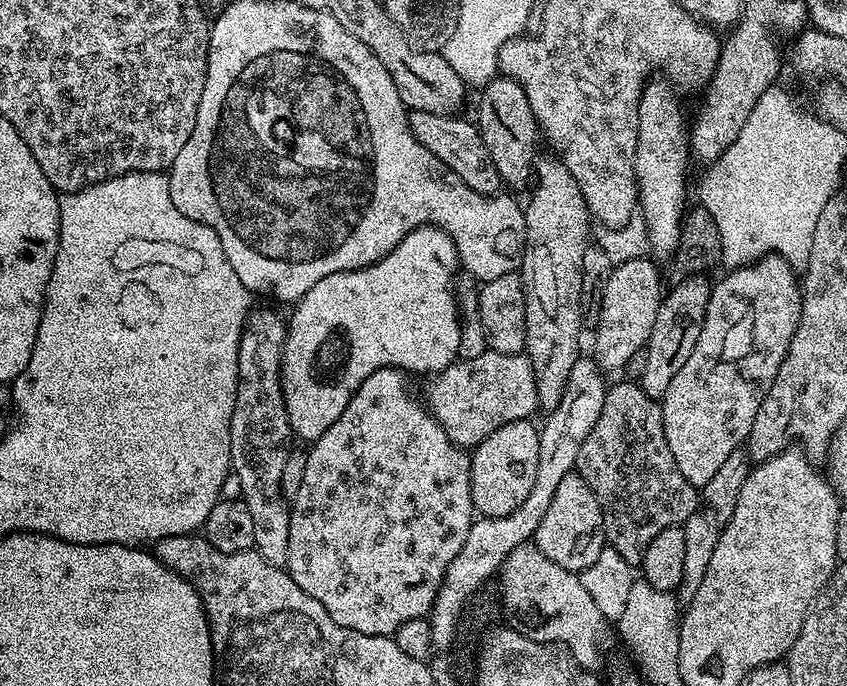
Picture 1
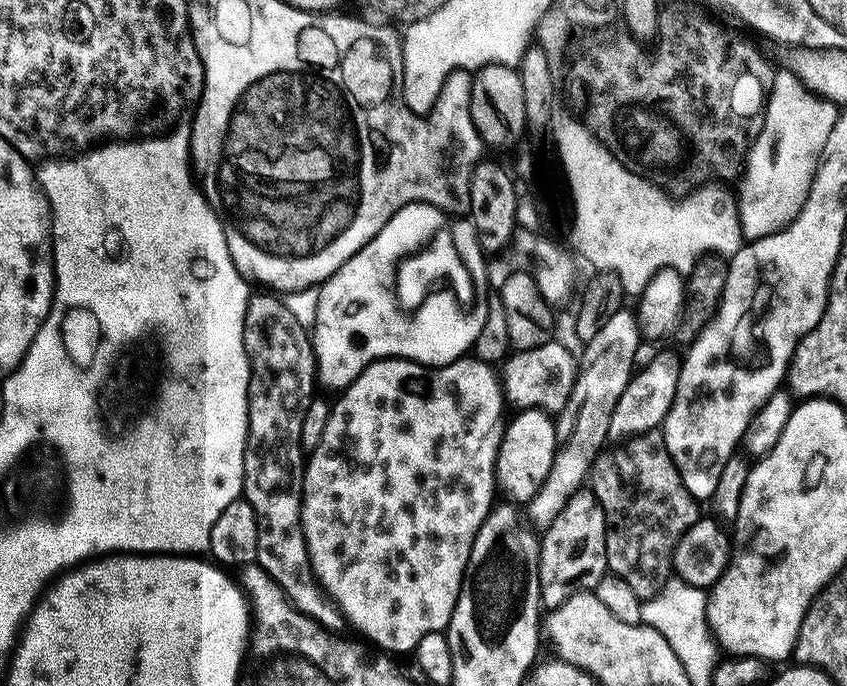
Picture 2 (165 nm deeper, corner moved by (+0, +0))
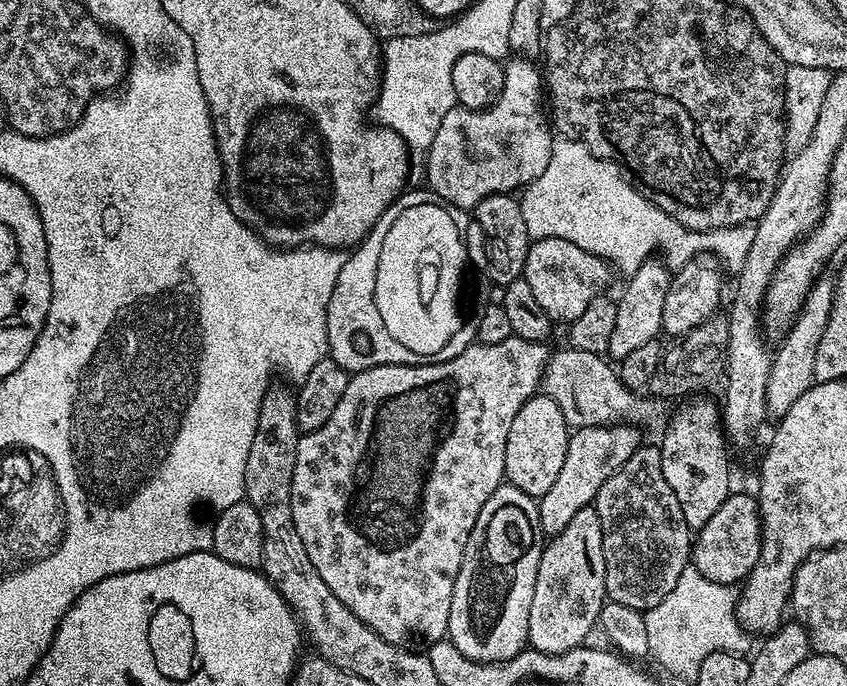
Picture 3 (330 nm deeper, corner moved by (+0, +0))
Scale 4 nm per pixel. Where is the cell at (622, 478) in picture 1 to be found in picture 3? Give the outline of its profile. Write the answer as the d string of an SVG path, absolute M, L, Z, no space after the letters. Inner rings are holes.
M641 446L628 461L598 490L594 507L602 522L602 550L606 558L606 582L604 590L608 600L622 602L622 606L630 606L634 610L645 613L658 606L671 590L678 578L681 578L685 567L690 564L693 529L689 528L682 514L682 506L670 490L670 482L662 474L662 454L659 447Z

